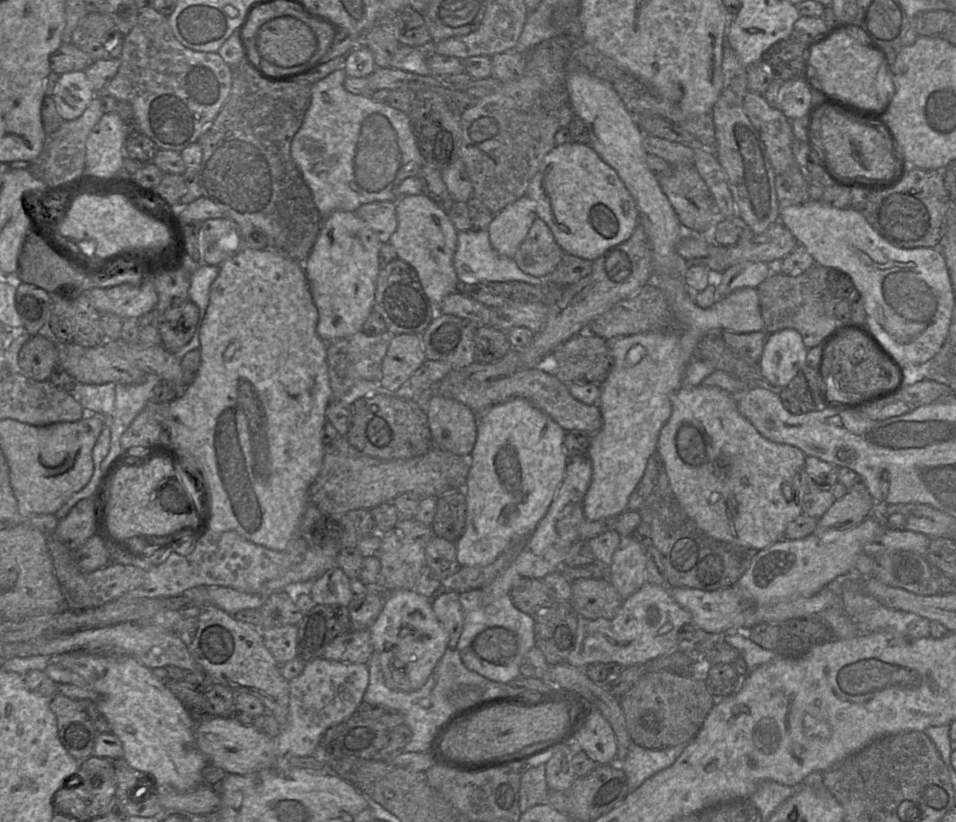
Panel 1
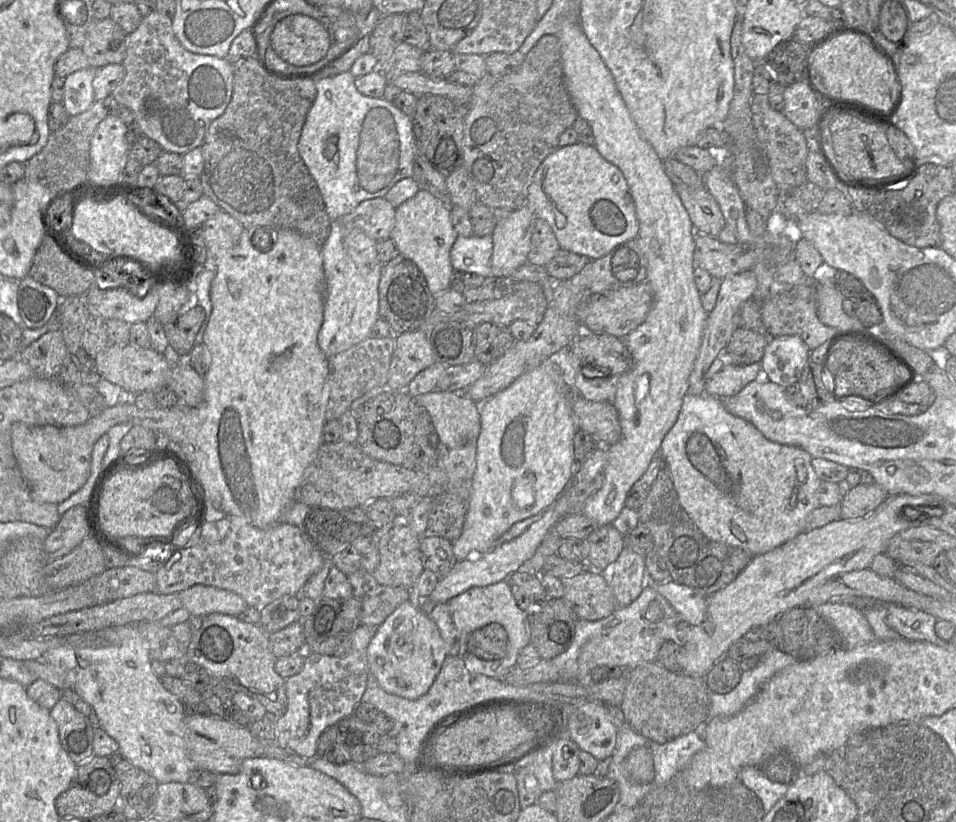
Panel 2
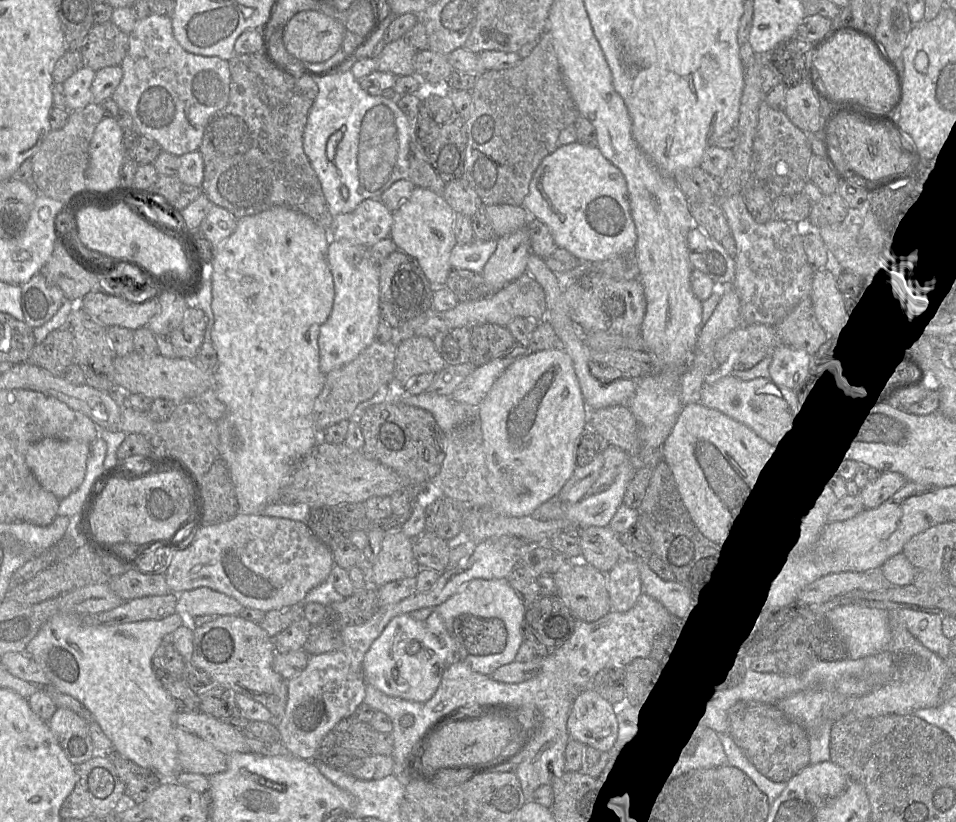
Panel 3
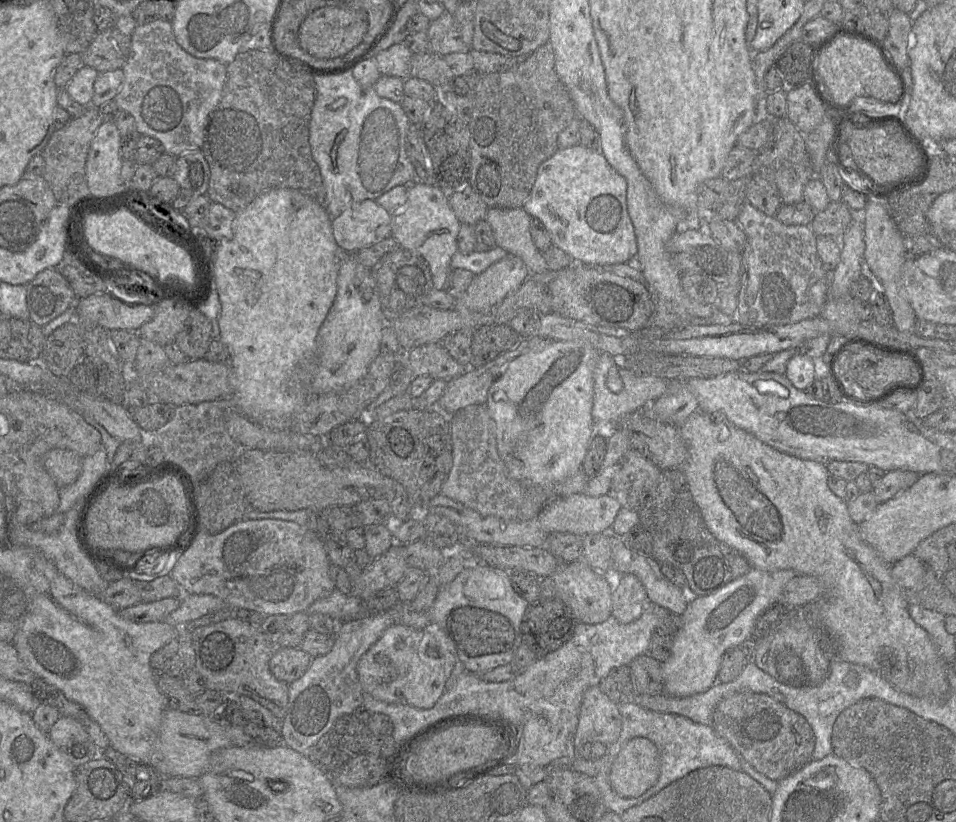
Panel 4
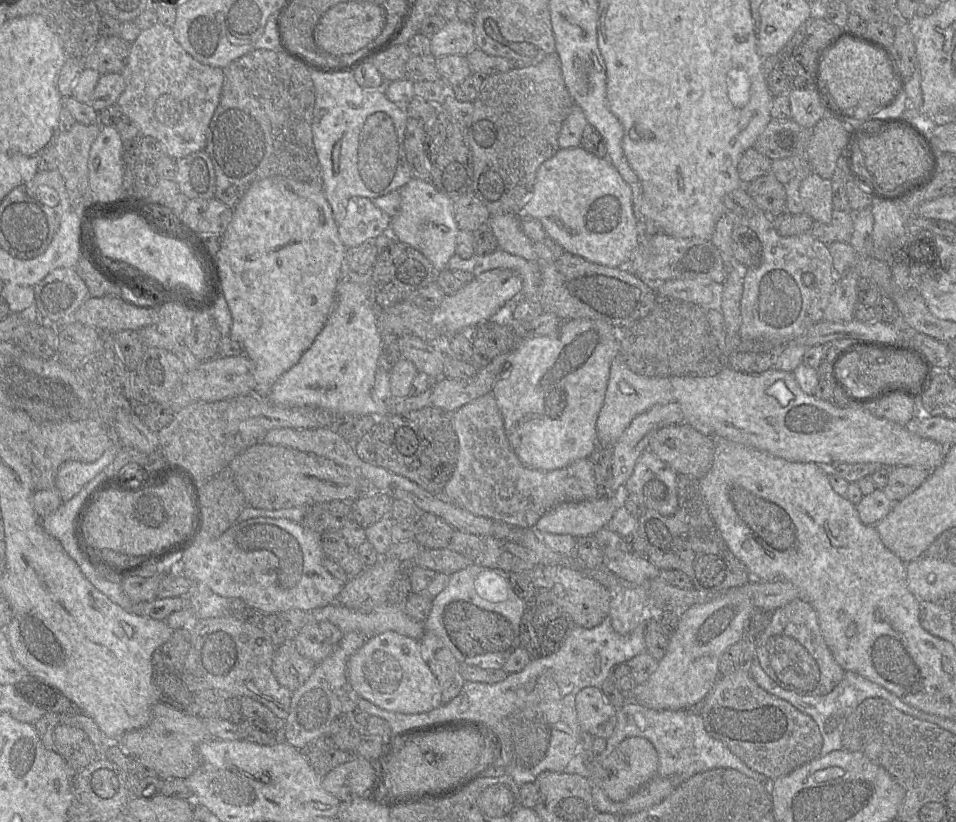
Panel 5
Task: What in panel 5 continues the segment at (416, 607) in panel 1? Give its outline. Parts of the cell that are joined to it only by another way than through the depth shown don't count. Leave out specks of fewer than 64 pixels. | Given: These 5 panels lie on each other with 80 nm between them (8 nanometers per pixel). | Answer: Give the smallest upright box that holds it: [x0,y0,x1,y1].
[347,631,441,714]

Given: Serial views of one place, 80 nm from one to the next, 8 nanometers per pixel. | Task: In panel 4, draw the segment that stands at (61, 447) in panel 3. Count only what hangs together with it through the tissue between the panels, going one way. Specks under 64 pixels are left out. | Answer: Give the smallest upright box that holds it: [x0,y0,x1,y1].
[44,449,83,488]

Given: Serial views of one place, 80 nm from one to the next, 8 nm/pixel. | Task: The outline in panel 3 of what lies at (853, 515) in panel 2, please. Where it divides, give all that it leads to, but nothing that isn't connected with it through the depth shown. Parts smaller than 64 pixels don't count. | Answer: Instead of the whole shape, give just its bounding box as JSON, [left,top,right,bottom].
[859,472,907,510]

